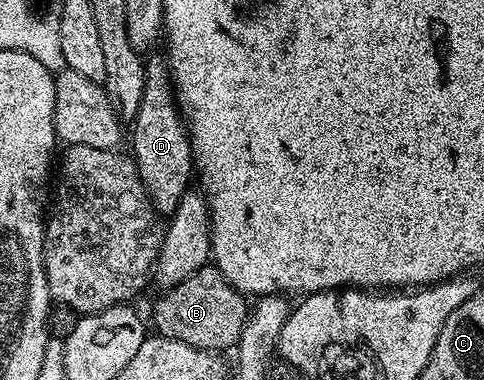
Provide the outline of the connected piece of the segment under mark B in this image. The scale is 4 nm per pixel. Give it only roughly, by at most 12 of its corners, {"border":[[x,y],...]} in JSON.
{"border":[[202,266],[152,308],[161,337],[214,353],[237,345],[248,302]]}

